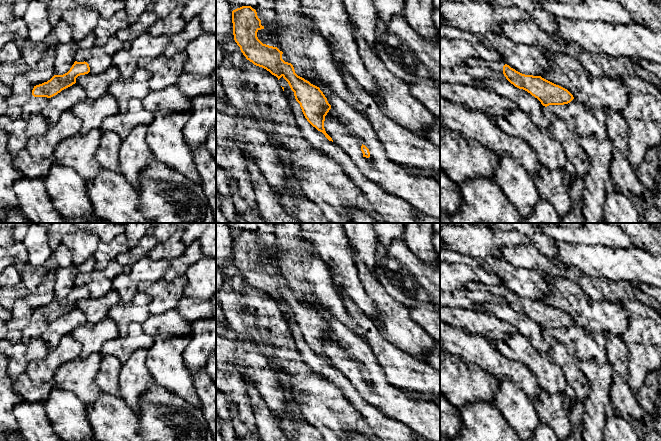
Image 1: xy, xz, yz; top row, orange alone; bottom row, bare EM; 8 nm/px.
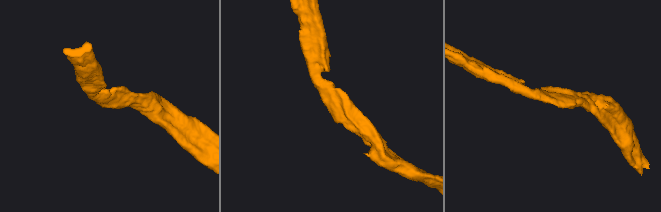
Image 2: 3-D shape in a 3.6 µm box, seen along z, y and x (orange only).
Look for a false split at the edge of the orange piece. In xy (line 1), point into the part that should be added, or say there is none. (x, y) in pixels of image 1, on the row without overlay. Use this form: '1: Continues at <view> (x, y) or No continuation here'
1: No continuation here

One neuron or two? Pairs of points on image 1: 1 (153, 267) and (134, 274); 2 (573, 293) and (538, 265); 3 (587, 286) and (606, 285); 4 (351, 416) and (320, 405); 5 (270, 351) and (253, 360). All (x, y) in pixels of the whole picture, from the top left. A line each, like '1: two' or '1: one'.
1: one
2: two
3: one
4: one
5: two

